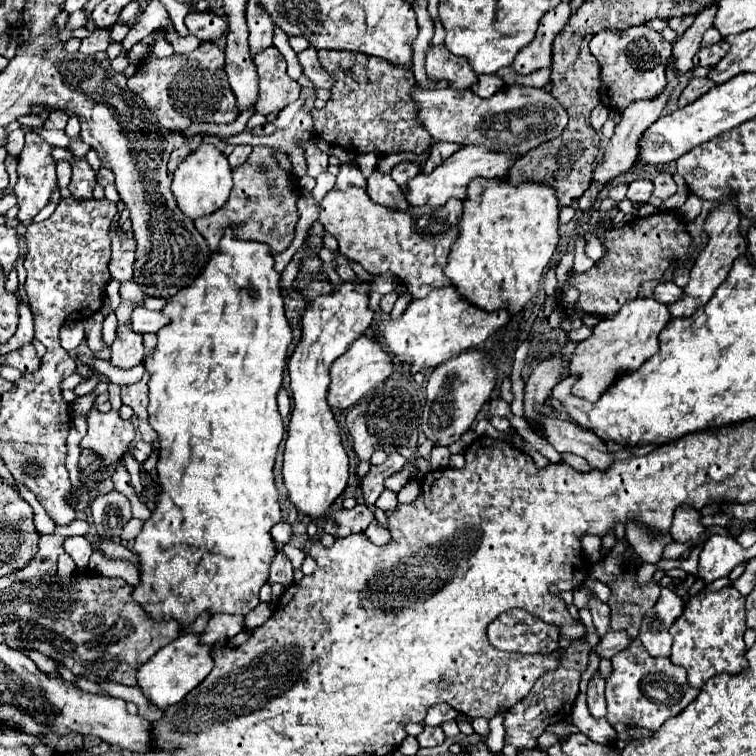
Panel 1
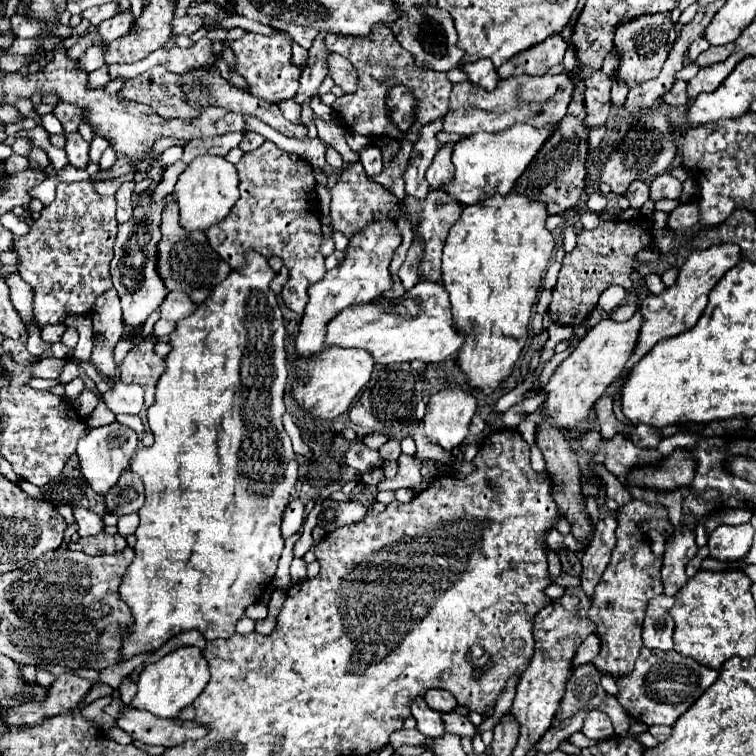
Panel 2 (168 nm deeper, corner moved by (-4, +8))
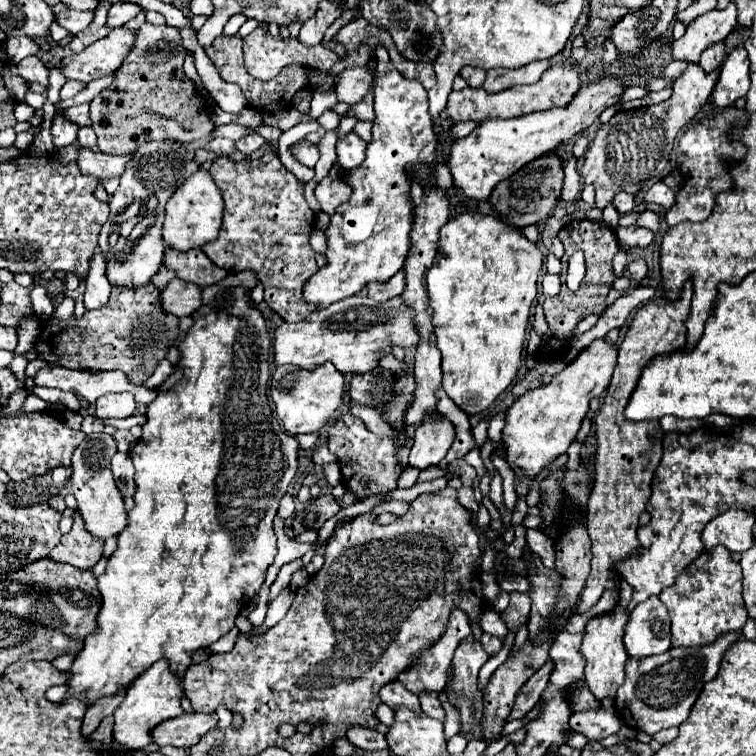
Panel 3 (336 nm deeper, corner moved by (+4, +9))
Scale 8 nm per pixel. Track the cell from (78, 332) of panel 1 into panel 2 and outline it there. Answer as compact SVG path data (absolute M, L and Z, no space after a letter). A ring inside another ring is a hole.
M56 324L56 326L48 326L48 328L42 328L42 338L44 342L58 342L62 340L62 334L66 332L66 324Z

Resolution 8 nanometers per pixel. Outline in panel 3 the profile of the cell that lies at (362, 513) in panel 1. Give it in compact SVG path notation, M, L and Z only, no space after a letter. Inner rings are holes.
M322 495L310 503L306 503L300 511L296 511L296 517L292 521L294 535L300 535L308 529L320 529L322 523L330 517L334 517L340 511L340 505L332 495Z

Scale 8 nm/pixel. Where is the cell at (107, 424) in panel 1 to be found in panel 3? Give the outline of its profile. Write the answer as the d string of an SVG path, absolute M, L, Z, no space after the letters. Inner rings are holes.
M94 433L84 437L72 457L72 493L78 501L78 511L88 527L88 533L96 539L108 539L120 535L128 525L128 515L124 509L124 499L116 487L116 481L110 471L110 459L116 453L116 441L108 433Z

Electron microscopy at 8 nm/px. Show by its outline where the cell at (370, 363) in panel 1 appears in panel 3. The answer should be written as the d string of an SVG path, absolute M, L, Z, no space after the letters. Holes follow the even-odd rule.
M328 363L316 367L314 371L304 371L294 365L282 365L276 367L276 371L270 377L270 397L276 405L280 421L284 423L284 429L290 435L316 433L330 423L330 419L336 415L338 407L342 405L344 385L346 385L344 375Z

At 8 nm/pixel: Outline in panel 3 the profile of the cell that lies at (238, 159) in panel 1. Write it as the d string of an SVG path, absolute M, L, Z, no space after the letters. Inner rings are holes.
M252 133L252 135L244 137L244 139L240 139L240 141L236 143L236 149L242 151L242 153L246 153L246 155L252 155L252 153L258 151L264 143L266 143L264 137L260 137L258 133Z

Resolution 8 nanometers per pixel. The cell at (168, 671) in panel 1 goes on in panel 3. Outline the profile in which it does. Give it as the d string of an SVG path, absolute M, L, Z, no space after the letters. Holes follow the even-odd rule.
M156 661L146 673L142 673L128 689L124 701L116 707L114 711L114 741L128 749L128 751L138 751L144 749L146 745L152 743L152 729L160 725L166 719L182 715L180 699L184 697L184 691L178 683L178 677L172 675L170 667L166 661Z

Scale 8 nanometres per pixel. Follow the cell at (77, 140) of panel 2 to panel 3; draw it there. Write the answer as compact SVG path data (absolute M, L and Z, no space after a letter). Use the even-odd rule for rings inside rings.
M56 115L54 121L52 121L52 127L50 127L50 133L52 133L52 141L54 141L54 145L60 149L60 147L72 145L72 143L76 141L78 125L72 125L72 121L68 121L66 117Z

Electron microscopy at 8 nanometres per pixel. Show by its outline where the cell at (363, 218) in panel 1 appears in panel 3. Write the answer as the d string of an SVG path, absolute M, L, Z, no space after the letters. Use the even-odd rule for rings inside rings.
M324 177L316 185L316 191L314 191L322 211L328 213L328 215L332 215L338 205L348 201L350 193L352 193L352 189L342 179L330 179L330 177Z

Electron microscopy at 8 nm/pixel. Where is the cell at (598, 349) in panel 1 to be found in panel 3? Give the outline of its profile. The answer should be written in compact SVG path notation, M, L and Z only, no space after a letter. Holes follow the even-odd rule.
M604 339L592 341L562 373L558 373L550 385L542 385L518 401L506 411L506 425L502 429L502 443L506 451L506 463L516 475L514 491L518 499L528 493L530 479L548 467L556 457L566 453L570 443L576 439L580 423L594 397L600 397L616 365L616 345L608 345Z

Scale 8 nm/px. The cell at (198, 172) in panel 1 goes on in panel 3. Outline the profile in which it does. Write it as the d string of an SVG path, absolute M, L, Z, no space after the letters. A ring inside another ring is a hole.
M204 169L194 173L184 181L184 185L170 197L166 203L166 217L162 225L162 241L166 247L176 251L188 251L206 245L208 241L214 241L218 237L218 231L222 227L222 193L216 187L212 175Z

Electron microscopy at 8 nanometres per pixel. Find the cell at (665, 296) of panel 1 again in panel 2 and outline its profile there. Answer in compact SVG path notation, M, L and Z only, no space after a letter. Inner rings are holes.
M646 274L644 282L646 282L646 286L648 286L648 290L652 294L662 294L666 290L666 286L664 286L664 282L662 282L662 278L658 274Z

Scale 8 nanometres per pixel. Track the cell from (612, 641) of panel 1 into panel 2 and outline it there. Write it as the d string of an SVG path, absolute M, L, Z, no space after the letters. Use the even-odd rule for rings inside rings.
M590 634L582 646L576 650L576 656L572 660L574 666L580 666L580 664L586 664L586 662L592 662L592 658L596 658L596 652L600 650L600 636L598 634Z

